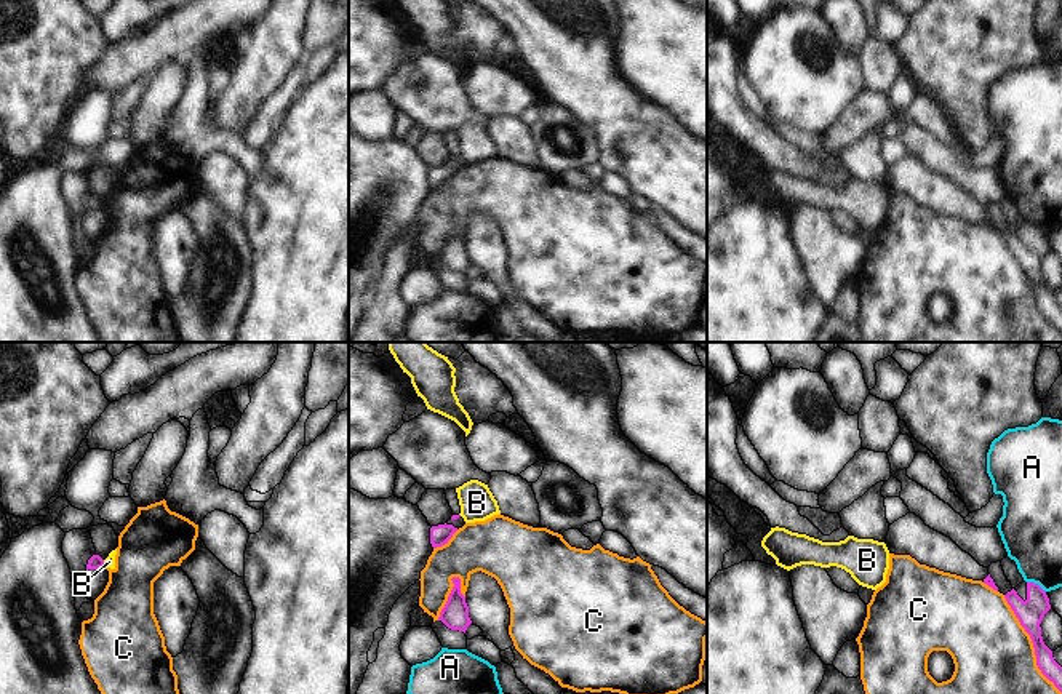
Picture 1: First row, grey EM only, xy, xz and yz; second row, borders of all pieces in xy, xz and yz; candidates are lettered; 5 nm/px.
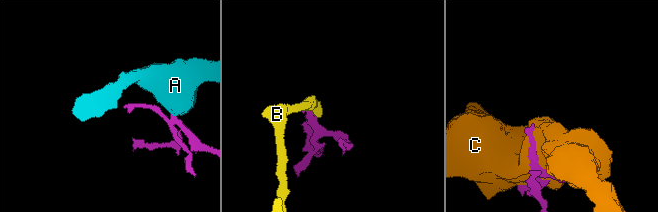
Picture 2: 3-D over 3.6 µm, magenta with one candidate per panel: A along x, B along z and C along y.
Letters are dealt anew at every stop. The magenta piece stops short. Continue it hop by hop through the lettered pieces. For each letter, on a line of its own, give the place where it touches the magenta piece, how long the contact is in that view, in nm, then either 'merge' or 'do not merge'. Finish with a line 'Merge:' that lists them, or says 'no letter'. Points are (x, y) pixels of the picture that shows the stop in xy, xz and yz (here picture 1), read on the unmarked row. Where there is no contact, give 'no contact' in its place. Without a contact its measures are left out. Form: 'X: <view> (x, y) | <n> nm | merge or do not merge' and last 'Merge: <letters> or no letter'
A: yz (1037, 226) | 110 nm | do not merge
B: xy (103, 205) | 40 nm | do not merge
C: yz (1034, 287) | 550 nm | do not merge
Merge: no letter

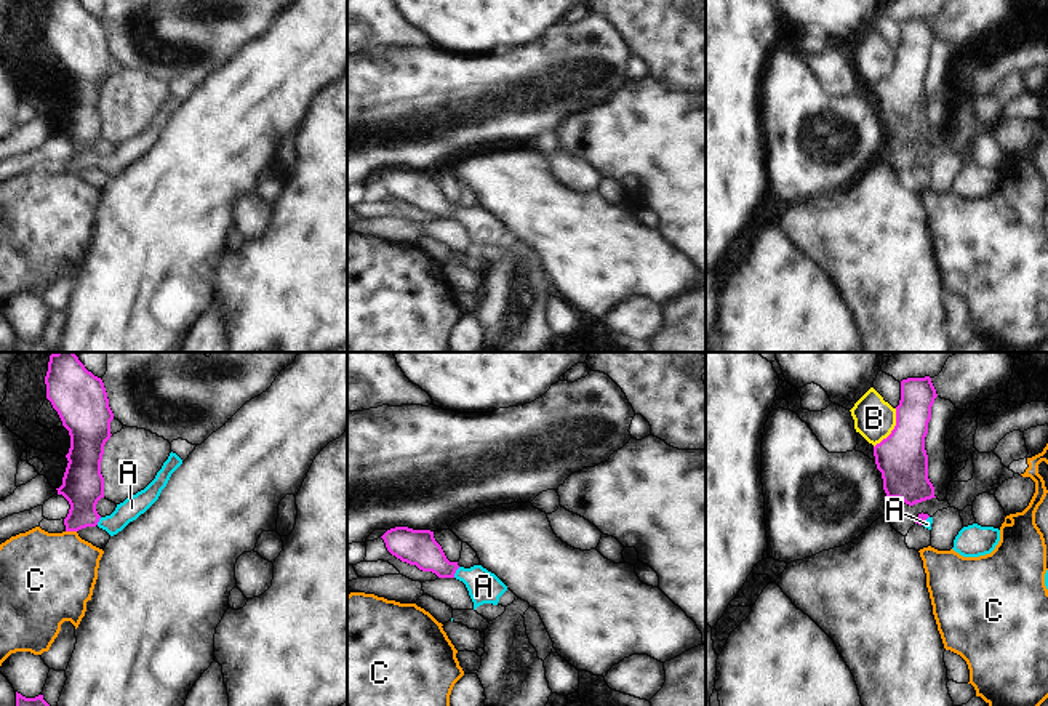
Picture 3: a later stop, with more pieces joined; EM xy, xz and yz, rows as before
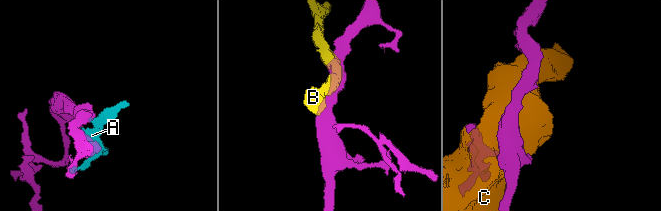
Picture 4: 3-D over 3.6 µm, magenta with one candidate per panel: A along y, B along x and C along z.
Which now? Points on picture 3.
A: xz (455, 213) | 70 nm | merge
B: yz (893, 71) | 240 nm | do not merge
C: xy (71, 172) | 60 nm | do not merge
Merge: A

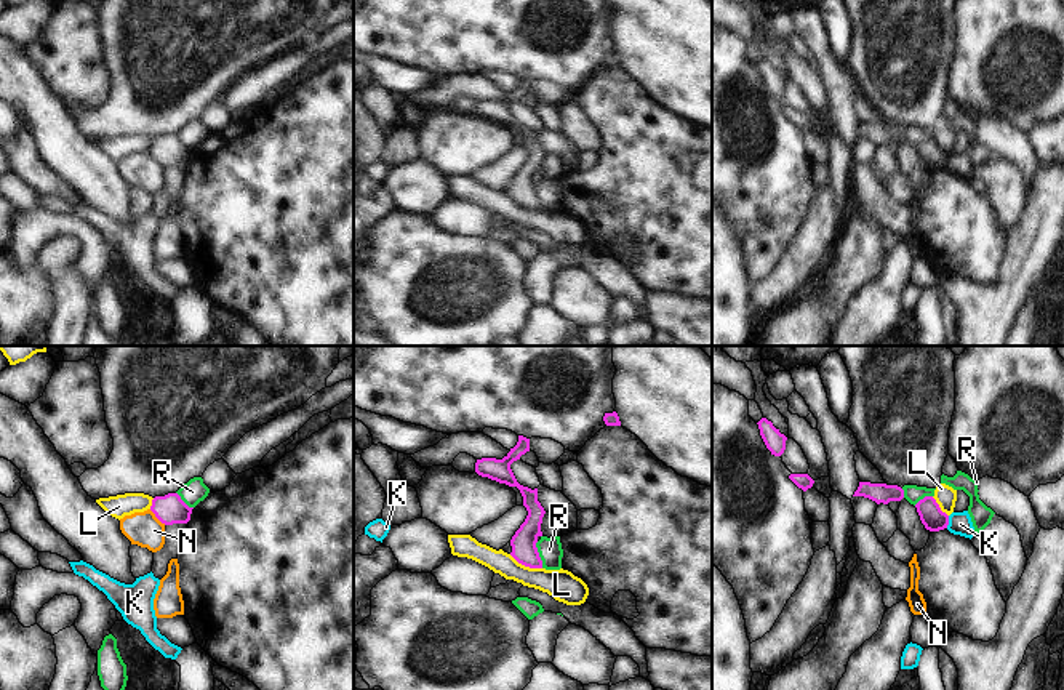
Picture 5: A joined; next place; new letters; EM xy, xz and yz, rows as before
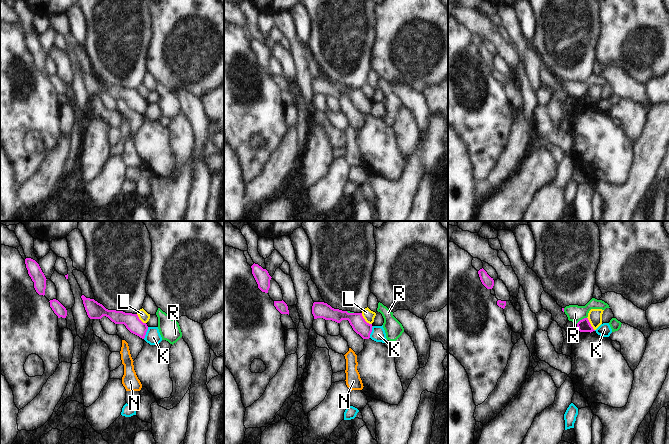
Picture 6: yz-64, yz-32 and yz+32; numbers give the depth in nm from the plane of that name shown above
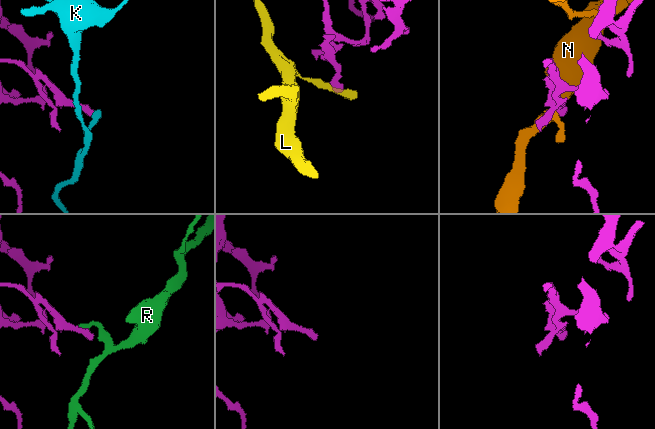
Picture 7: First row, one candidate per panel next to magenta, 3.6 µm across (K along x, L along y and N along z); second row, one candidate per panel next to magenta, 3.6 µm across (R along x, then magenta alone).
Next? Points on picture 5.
K: yz (948, 164) | 70 nm | do not merge
L: xz (525, 207) | 180 nm | do not merge
N: xy (157, 159) | 120 nm | do not merge
R: xz (538, 196) | 140 nm | do not merge
Merge: no letter

